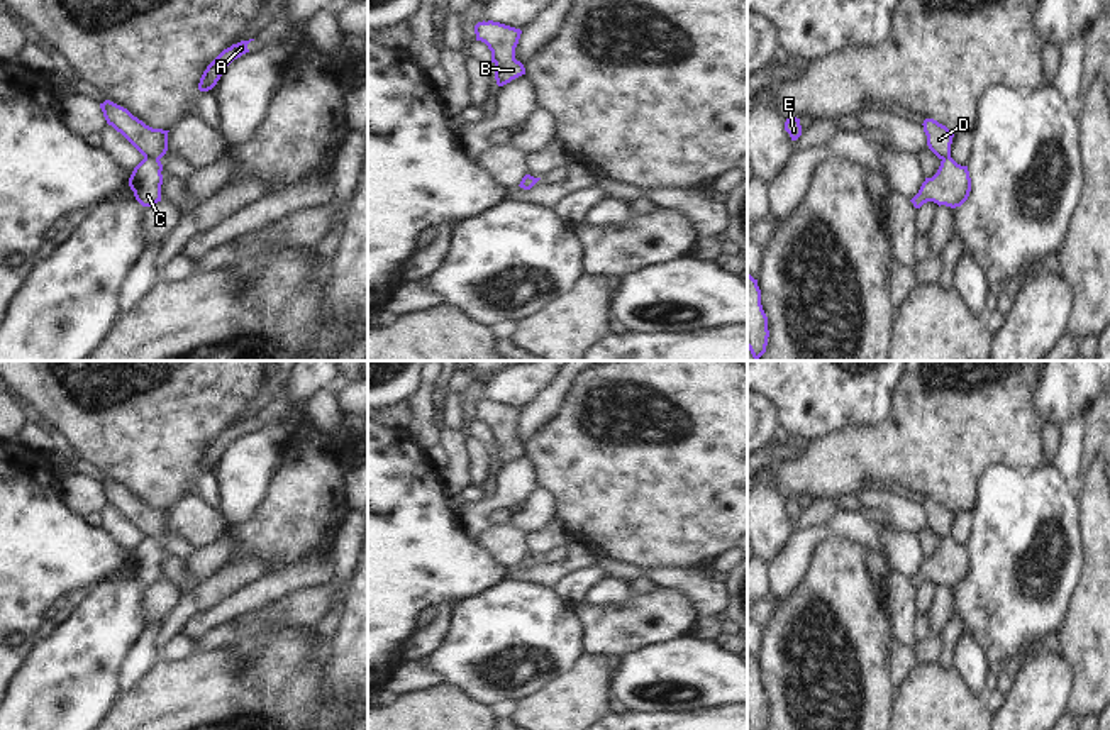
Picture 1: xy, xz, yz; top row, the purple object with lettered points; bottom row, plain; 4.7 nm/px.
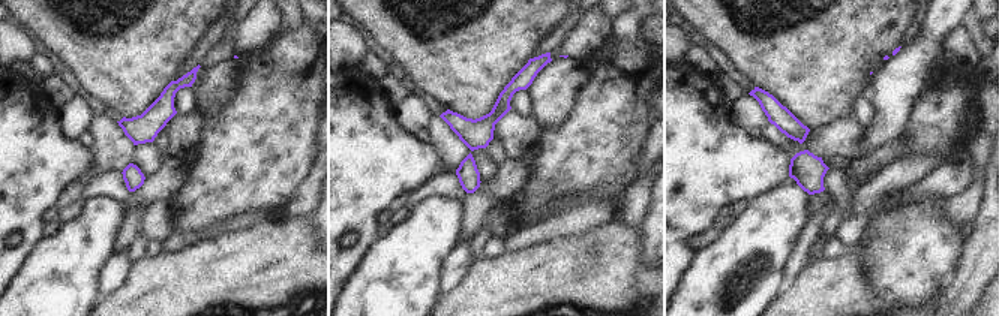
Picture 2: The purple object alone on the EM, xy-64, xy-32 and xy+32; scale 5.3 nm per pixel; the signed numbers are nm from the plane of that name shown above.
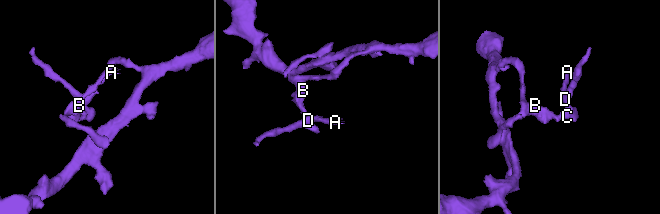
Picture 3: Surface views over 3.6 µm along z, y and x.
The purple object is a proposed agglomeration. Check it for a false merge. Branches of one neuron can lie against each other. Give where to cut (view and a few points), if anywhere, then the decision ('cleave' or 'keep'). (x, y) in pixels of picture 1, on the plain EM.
no cut; keep

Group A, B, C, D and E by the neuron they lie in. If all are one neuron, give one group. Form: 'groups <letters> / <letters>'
groups A B C D E

